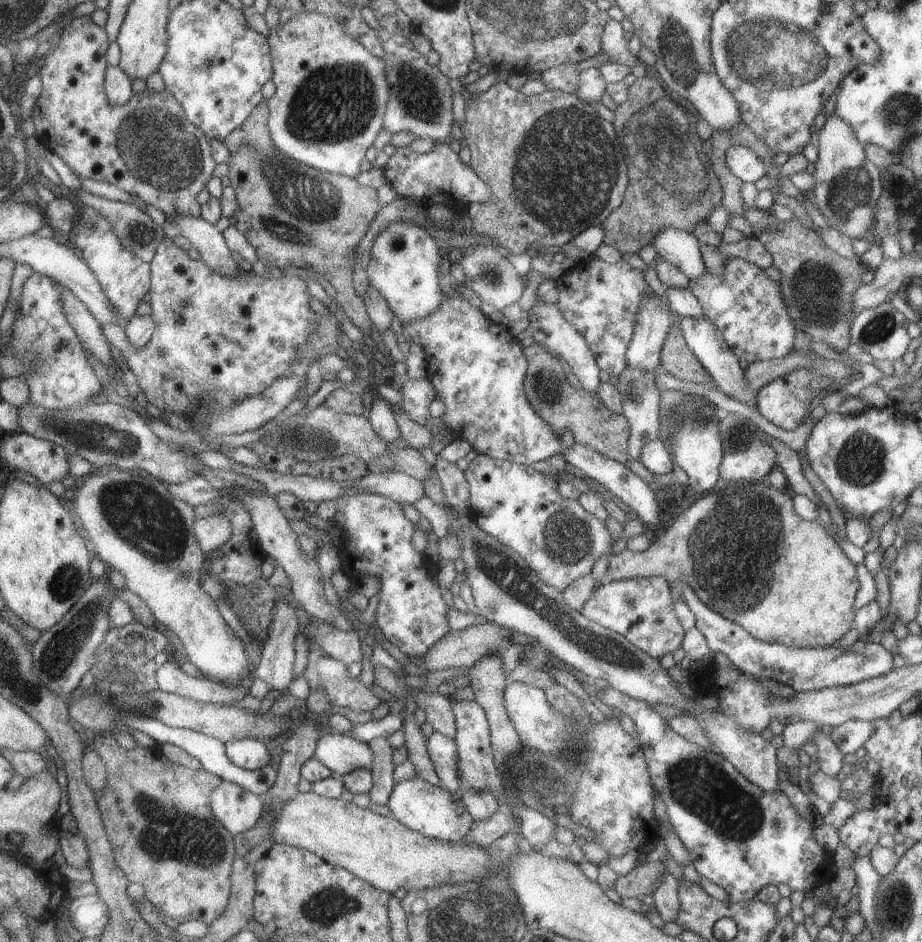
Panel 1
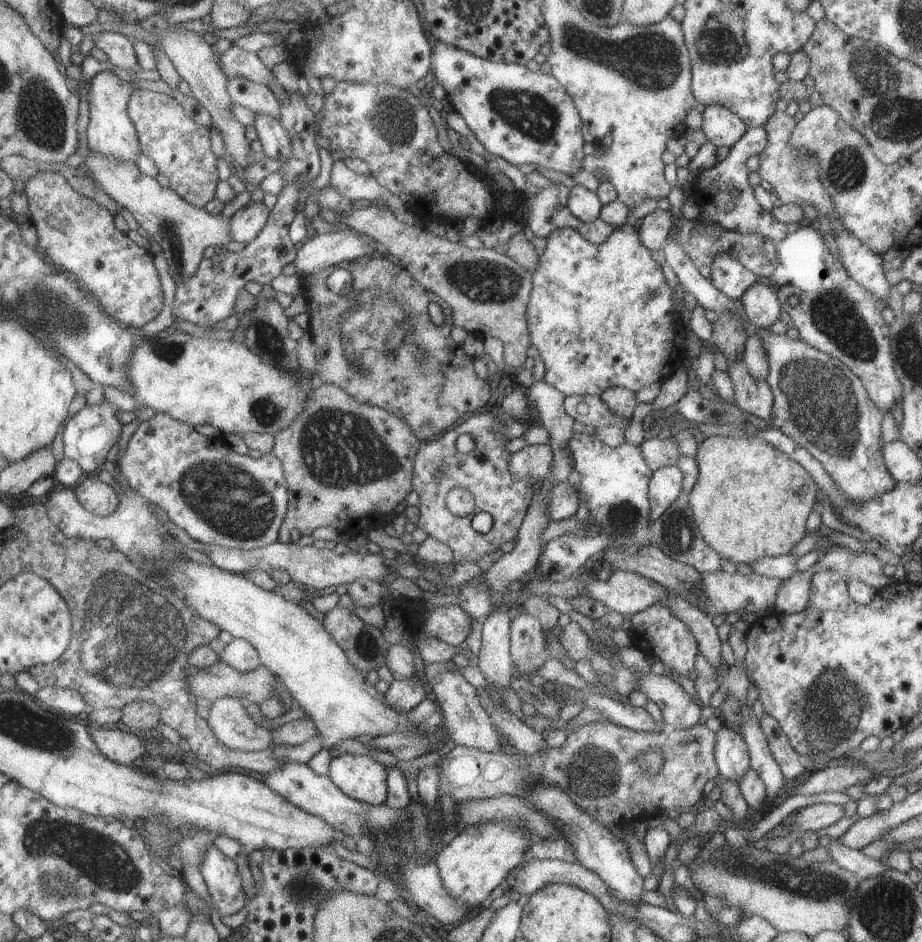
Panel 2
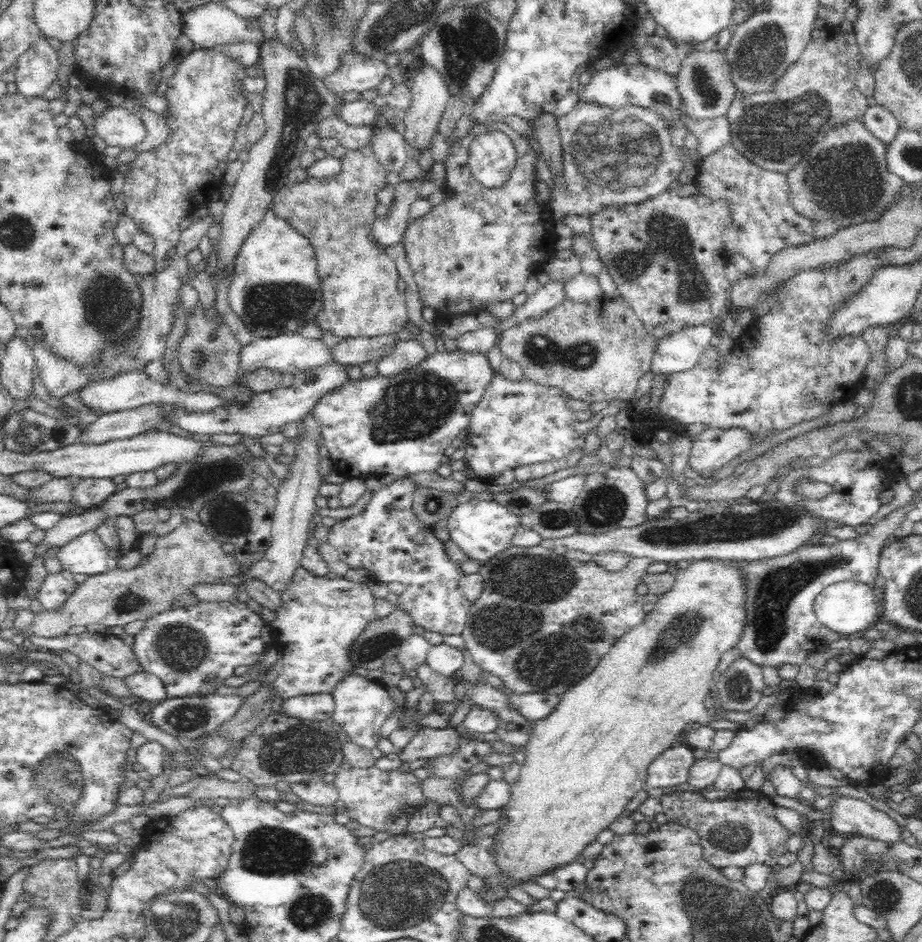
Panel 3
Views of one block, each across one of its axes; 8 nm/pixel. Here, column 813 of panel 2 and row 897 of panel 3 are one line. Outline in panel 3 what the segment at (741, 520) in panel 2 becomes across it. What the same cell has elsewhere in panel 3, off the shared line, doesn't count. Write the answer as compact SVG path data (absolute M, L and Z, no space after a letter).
M704 558L704 560L690 561L685 569L678 569L674 575L672 588L664 594L658 595L657 600L647 614L644 620L622 636L612 645L612 648L603 656L603 659L588 673L578 684L565 690L561 696L558 706L550 716L542 720L536 720L530 732L531 739L525 745L526 764L521 767L520 780L516 784L511 784L511 800L504 807L506 809L505 817L510 819L509 824L496 835L496 838L487 842L490 844L490 851L496 857L498 867L502 869L502 876L489 876L485 879L487 886L479 892L479 896L487 902L493 903L497 899L505 898L506 890L510 886L520 888L518 881L533 882L532 878L537 874L546 872L548 869L558 865L566 864L574 860L578 854L581 854L584 846L597 838L597 835L604 829L609 828L610 822L613 822L623 814L634 795L642 790L646 784L647 771L654 760L677 744L676 736L682 732L684 726L690 722L698 722L701 725L707 725L710 716L704 708L704 700L708 698L708 692L713 687L713 679L716 667L722 658L724 652L737 648L742 632L746 626L746 579L742 567L734 566L732 561L717 560L716 558Z

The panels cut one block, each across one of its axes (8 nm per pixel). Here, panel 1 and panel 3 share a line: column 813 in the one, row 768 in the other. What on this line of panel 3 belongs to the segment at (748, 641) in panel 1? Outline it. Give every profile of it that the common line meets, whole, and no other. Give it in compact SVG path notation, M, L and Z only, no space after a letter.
M674 744L650 764L646 784L653 788L671 788L685 784L695 758L691 746Z

